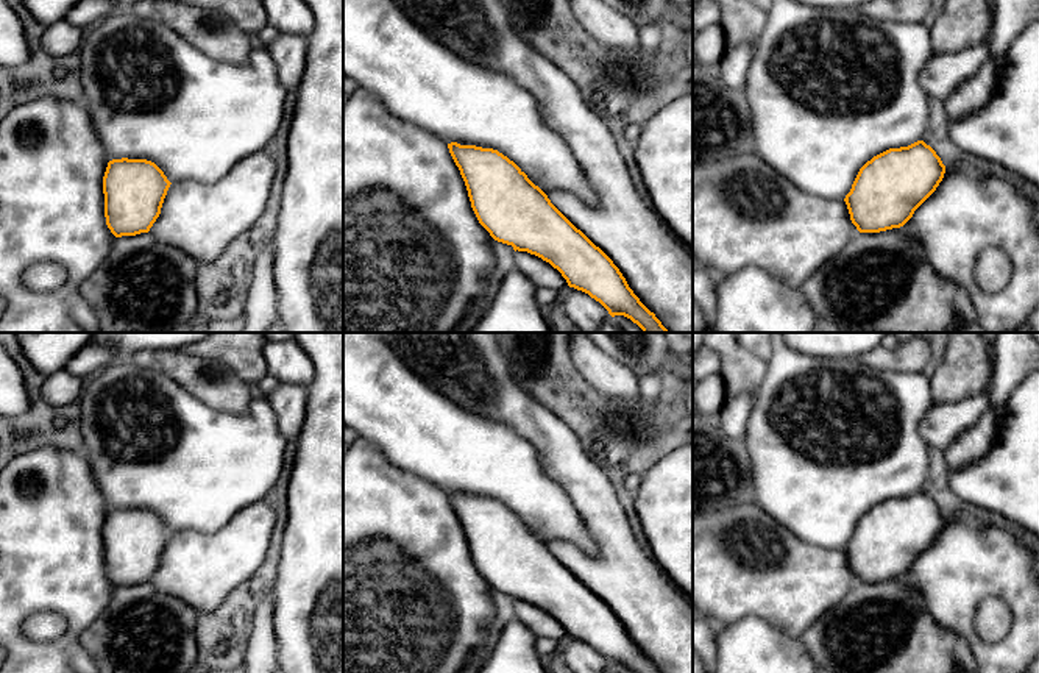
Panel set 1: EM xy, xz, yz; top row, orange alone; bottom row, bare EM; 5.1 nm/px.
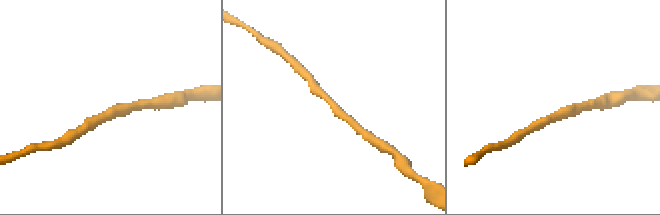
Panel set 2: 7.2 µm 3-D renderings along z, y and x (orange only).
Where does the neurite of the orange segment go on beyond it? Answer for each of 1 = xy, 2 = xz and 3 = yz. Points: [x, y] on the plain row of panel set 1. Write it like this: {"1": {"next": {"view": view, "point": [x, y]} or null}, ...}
{"1": {"next": null}, "2": {"next": null}, "3": {"next": null}}

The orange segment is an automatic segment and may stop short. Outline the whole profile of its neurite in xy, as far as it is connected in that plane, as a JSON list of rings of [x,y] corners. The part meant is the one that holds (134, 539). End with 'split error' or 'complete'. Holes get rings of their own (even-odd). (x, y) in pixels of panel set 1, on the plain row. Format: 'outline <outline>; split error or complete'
outline [[[112,509],[103,526],[106,575],[115,587],[148,582],[170,531],[147,509]]]; complete

